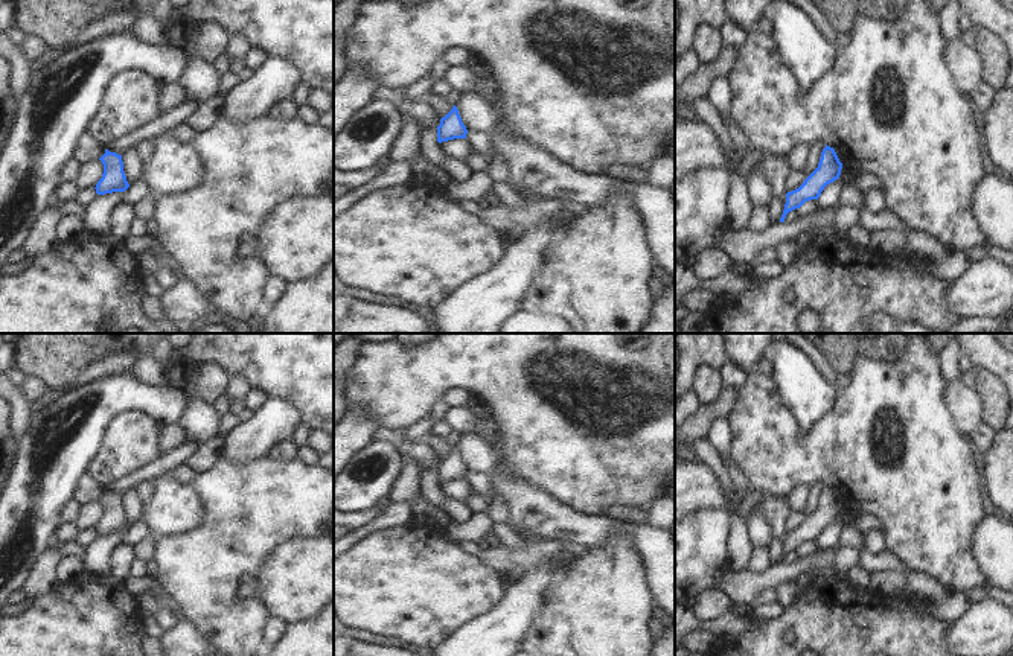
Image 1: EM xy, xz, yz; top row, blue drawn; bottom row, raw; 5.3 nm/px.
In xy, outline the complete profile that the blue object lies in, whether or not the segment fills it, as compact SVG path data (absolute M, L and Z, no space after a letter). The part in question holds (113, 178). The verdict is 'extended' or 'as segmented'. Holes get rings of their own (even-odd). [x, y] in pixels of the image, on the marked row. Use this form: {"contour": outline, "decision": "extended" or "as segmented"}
{"contour": "M105 149L105 154L99 160L104 164L104 174L94 187L96 193L105 195L113 192L125 192L129 184L123 172L122 155Z", "decision": "as segmented"}

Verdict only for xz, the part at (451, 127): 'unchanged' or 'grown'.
unchanged

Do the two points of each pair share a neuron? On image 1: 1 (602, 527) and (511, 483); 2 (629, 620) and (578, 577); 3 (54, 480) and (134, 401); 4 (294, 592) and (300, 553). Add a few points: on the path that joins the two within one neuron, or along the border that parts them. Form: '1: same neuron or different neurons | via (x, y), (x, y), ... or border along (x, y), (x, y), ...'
1: same neuron | via (579, 527), (565, 527), (550, 521), (533, 506)
2: same neuron | via (617, 617), (590, 589)
3: same neuron | via (63, 455), (110, 407)
4: same neuron | via (294, 583), (300, 577), (300, 562)

